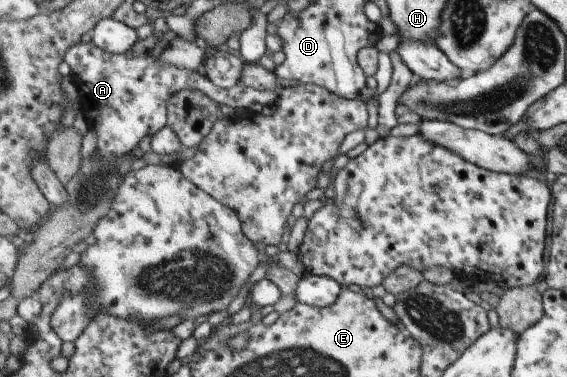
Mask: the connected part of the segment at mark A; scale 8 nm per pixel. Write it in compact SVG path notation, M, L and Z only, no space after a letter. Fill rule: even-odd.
M91 40L89 42L78 42L66 52L65 60L71 68L73 82L77 86L78 100L81 102L83 112L89 127L94 128L97 135L97 147L95 154L104 158L113 158L118 161L136 153L137 146L146 138L153 137L169 123L169 102L170 98L182 90L200 91L207 94L212 100L219 104L226 104L235 110L240 108L250 108L252 104L274 105L279 92L274 90L256 90L248 88L242 84L232 88L222 88L214 84L205 74L194 72L178 66L164 66L160 62L160 57L149 56L149 54L136 54L136 52L126 52L126 54L110 54L98 48Z

